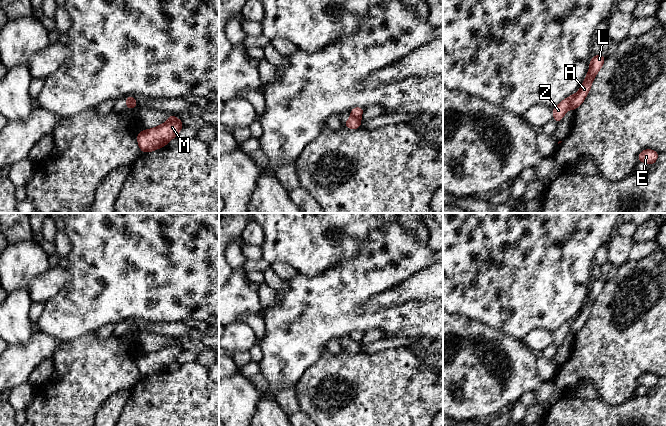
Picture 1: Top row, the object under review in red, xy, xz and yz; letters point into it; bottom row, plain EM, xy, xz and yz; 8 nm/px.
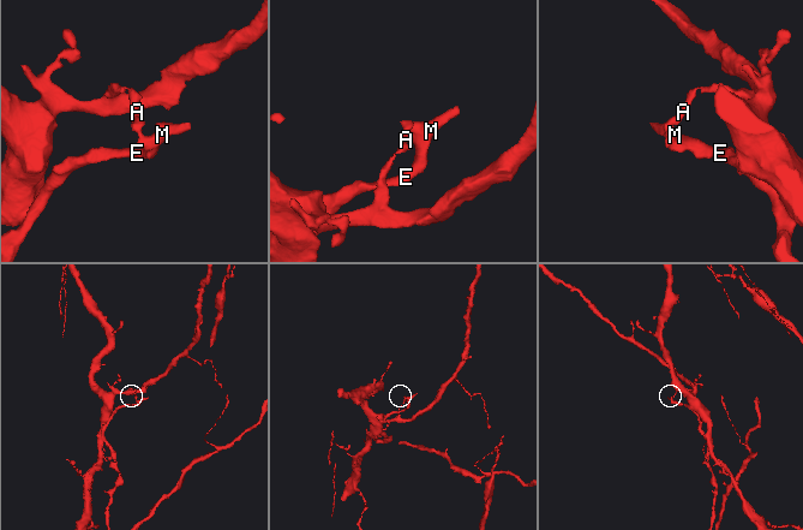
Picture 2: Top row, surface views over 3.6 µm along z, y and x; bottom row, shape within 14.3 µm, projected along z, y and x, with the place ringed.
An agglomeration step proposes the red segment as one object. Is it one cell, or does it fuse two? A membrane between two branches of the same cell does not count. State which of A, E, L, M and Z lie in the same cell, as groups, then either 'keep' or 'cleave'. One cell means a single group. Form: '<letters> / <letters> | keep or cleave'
A L / E M Z | cleave

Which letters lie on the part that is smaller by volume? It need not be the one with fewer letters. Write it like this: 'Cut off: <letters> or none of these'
Cut off: E, M, Z

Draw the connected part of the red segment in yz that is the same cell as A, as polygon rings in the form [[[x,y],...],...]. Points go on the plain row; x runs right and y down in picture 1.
[[[601,277],[591,281],[590,288],[589,288],[589,295],[586,298],[586,301],[578,314],[578,316],[574,319],[570,327],[570,332],[575,335],[585,324],[586,320],[588,319],[593,303],[596,301],[599,294],[602,292],[606,281],[604,281]]]

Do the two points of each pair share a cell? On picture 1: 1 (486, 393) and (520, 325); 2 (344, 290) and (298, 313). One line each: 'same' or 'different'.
1: different
2: same

